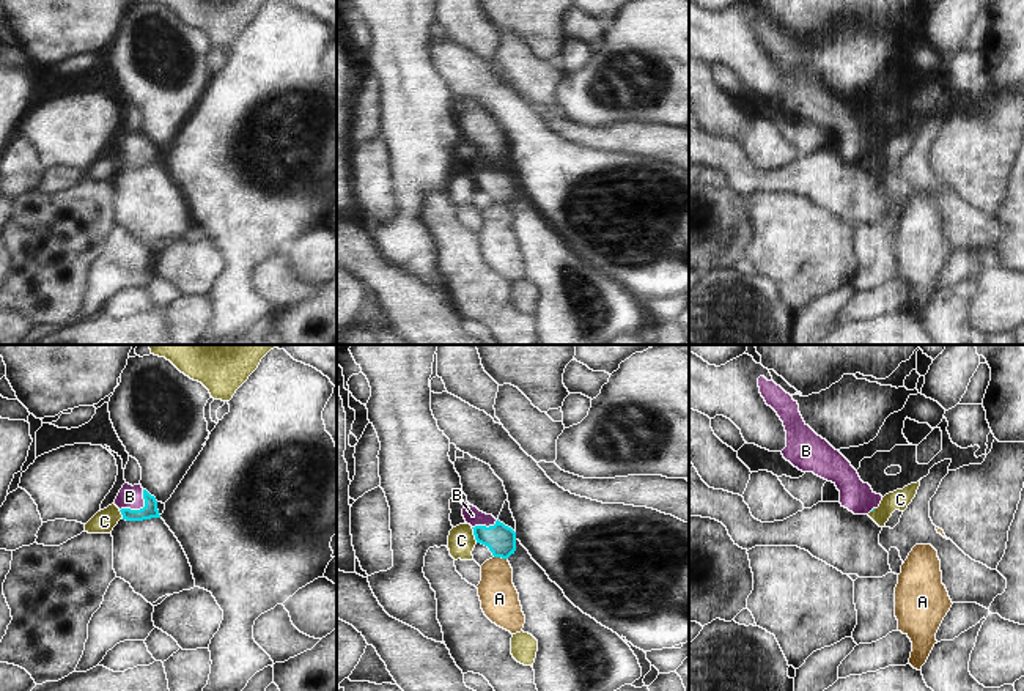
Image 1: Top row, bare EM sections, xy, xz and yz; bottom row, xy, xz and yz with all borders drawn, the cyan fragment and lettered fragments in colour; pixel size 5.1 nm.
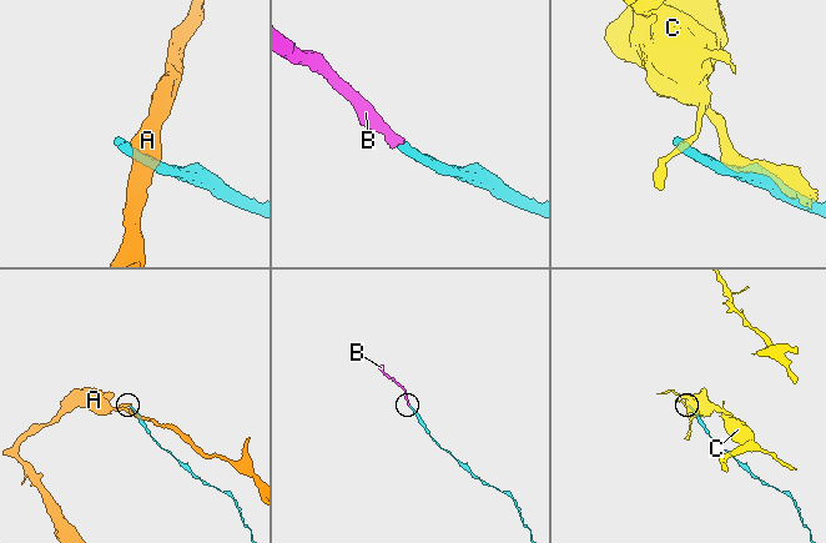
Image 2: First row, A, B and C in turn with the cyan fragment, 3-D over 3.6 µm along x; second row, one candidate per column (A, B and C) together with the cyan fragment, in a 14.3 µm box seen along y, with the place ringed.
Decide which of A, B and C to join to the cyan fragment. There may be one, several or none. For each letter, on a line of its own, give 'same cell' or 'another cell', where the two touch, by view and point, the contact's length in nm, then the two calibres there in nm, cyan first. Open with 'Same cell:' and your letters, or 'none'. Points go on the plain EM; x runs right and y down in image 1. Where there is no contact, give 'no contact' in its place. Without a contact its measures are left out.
Same cell: B
A: another cell; meets cyan in xz at (500, 203); contact 70 nm long; 150 nm thick on the cyan side, 190 nm on the other
B: same cell; meets cyan in xy at (140, 156); contact 170 nm long; 80 nm thick on the cyan side, 120 nm on the other
C: another cell; meets cyan in xz at (474, 181); contact 90 nm long; 150 nm thick on the cyan side, 140 nm on the other

